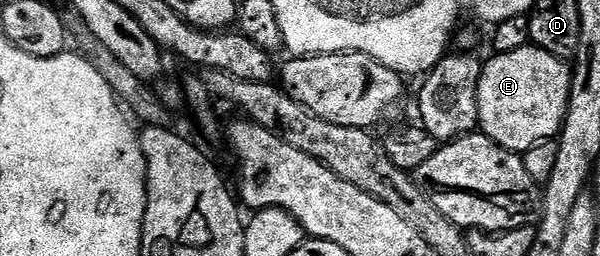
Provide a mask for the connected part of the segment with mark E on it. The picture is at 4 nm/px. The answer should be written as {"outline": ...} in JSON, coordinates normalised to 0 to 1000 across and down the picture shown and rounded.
{"outline":[[[883,168],[862,199],[825,207],[820,227],[818,242],[813,234],[807,250],[805,289],[795,340],[798,504],[805,531],[822,543],[822,559],[842,574],[852,598],[867,605],[878,598],[882,574],[895,559],[930,539],[932,500],[938,492],[945,445],[953,258],[940,227],[915,215],[915,199],[897,191]]]}

